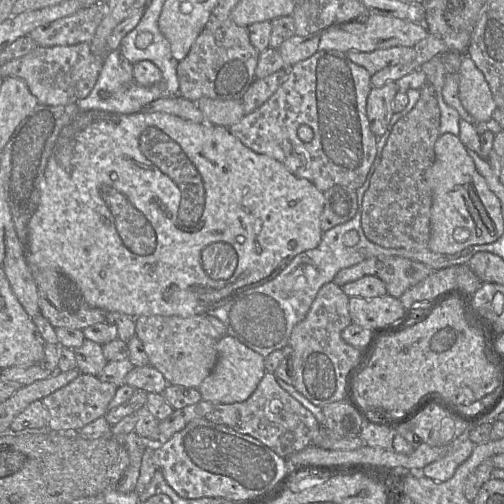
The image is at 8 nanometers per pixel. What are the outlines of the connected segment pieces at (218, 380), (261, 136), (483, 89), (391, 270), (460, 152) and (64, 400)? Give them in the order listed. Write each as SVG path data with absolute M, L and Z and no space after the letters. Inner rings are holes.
M225 335L217 342L217 362L212 372L198 387L202 400L215 405L233 404L247 400L264 377L264 357L236 338Z
M336 50L319 51L286 69L287 78L277 91L258 109L231 125L230 133L254 152L278 160L292 174L307 179L322 193L335 185L358 189L365 182L377 152L378 138L370 129L366 111L372 89L371 75L364 67L352 62L346 53ZM302 125L313 130L310 142L303 142L298 137L298 128Z
M466 53L459 70L459 99L475 124L492 119L497 108L484 74Z
M378 256L340 270L333 279L339 287L364 276L376 276L386 286L387 294L400 298L410 287L428 277L434 269L429 266L399 256Z
M451 133L441 134L434 145L434 161L428 170L431 189L430 237L428 249L440 254L456 254L463 249L495 242L503 233L503 217L498 197L489 189L486 180L477 171L474 161L459 137Z
M79 374L69 384L41 400L49 413L47 429L59 433L78 432L86 425L106 415L108 405L117 389L117 386L101 381L98 376Z

